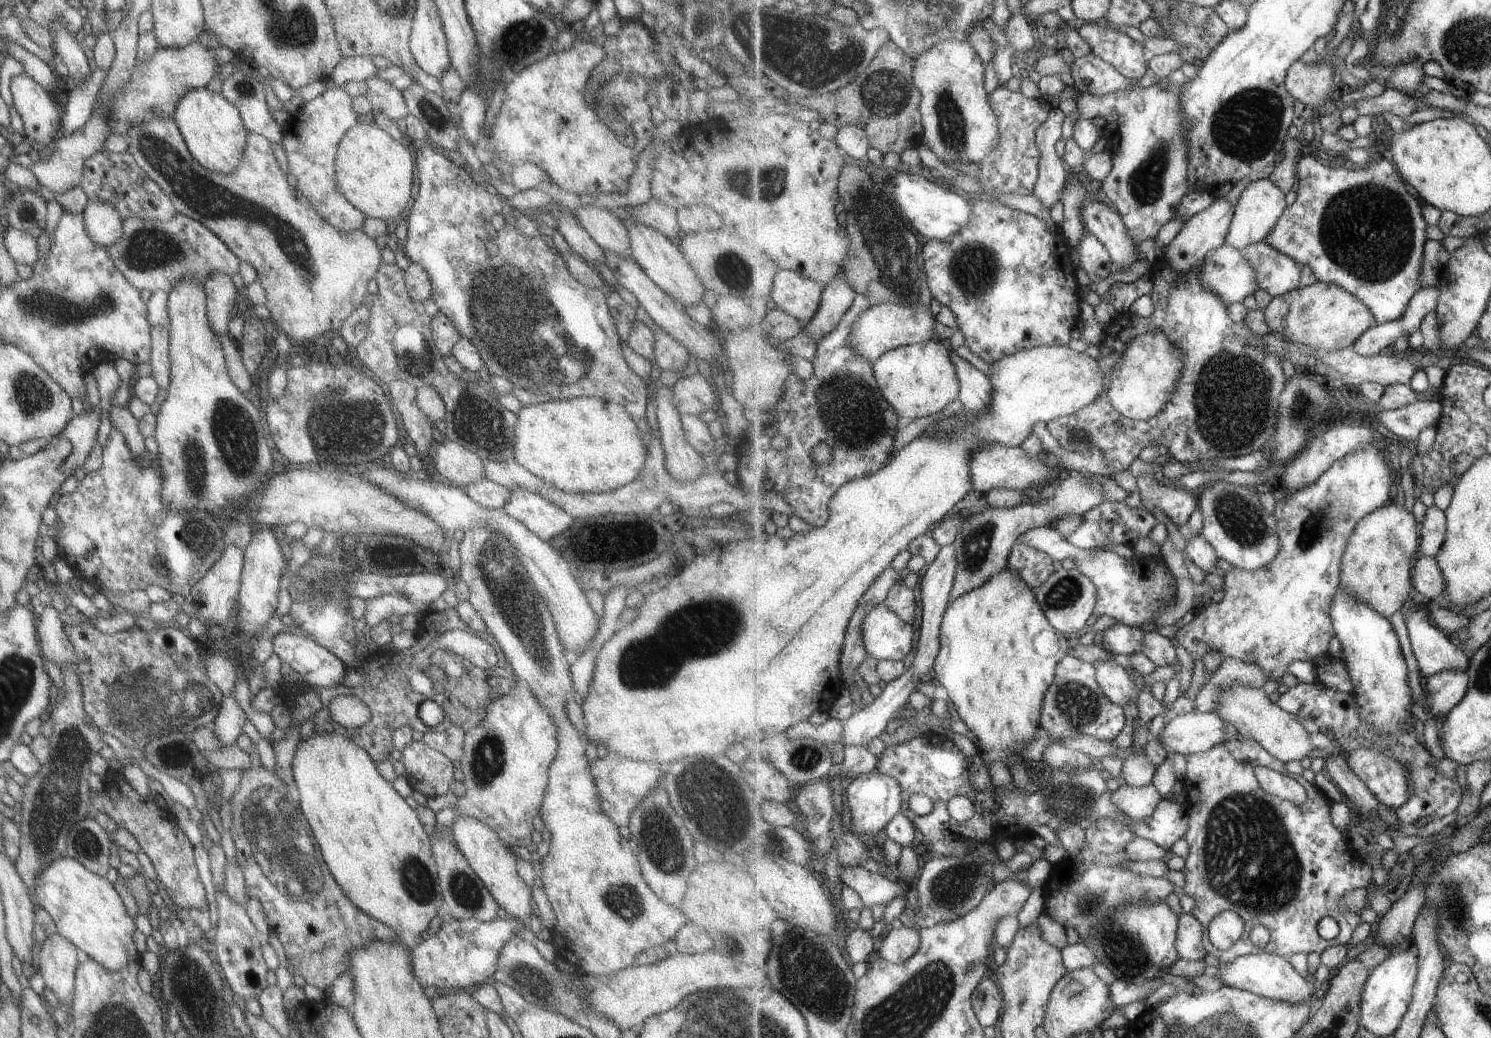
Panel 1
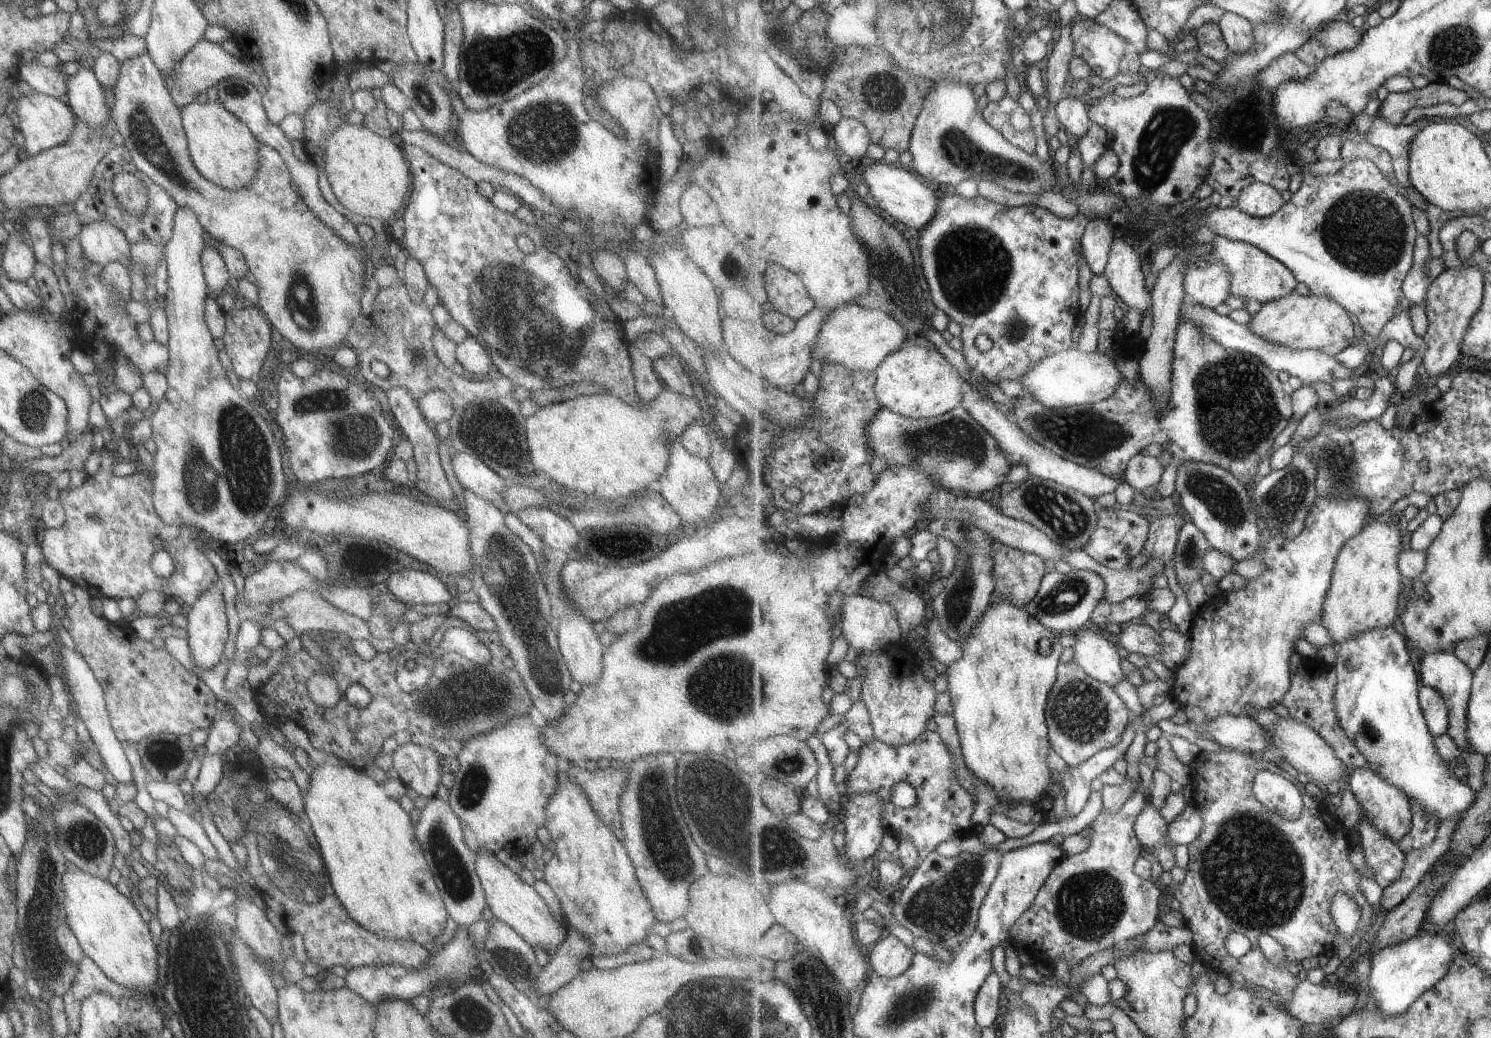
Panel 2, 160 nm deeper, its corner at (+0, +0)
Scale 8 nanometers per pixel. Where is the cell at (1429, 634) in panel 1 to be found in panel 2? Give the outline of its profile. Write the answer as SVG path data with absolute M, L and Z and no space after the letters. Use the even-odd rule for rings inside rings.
M1438 649L1435 653L1427 653L1421 659L1420 680L1423 685L1437 689L1437 692L1444 696L1445 702L1449 707L1450 725L1447 729L1447 734L1455 742L1455 745L1459 750L1468 750L1470 748L1469 739L1466 737L1468 732L1468 706L1472 695L1472 680L1474 672L1462 661L1455 652L1449 652L1449 650Z

